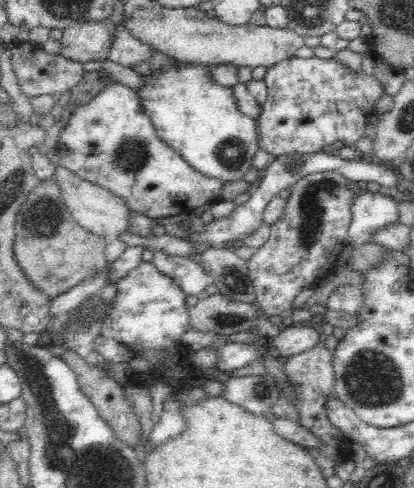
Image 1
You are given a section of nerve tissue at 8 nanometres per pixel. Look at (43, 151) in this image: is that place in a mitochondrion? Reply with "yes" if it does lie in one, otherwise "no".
no

